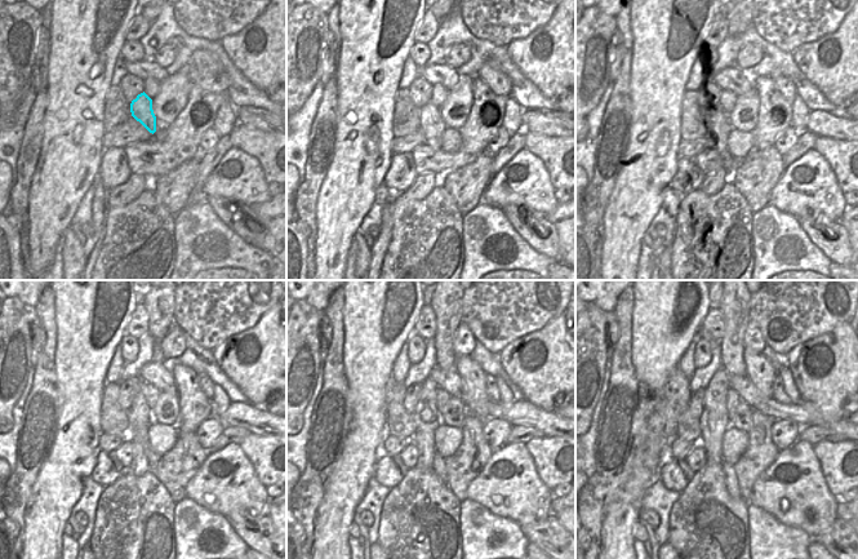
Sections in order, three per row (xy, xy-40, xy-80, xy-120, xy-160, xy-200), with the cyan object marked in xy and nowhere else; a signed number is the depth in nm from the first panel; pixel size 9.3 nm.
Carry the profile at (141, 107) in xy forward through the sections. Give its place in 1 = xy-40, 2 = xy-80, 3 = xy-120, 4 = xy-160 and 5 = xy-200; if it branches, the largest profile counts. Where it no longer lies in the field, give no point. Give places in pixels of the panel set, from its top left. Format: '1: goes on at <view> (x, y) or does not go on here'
1: goes on at xy-40 (431, 124)
2: goes on at xy-80 (718, 124)
3: goes on at xy-120 (138, 431)
4: goes on at xy-160 (439, 462)
5: goes on at xy-200 (730, 479)

